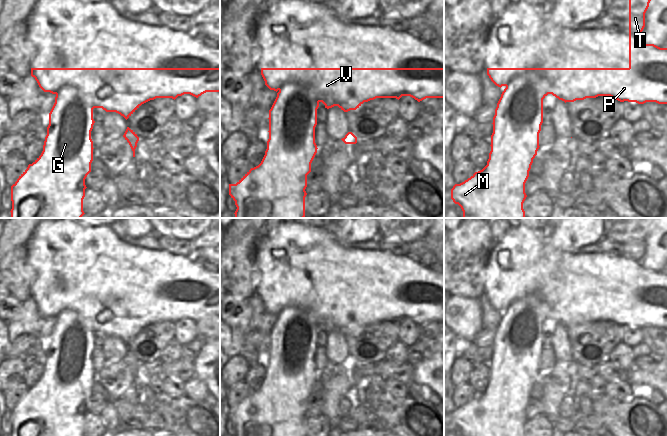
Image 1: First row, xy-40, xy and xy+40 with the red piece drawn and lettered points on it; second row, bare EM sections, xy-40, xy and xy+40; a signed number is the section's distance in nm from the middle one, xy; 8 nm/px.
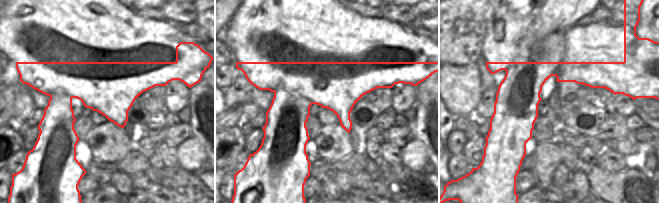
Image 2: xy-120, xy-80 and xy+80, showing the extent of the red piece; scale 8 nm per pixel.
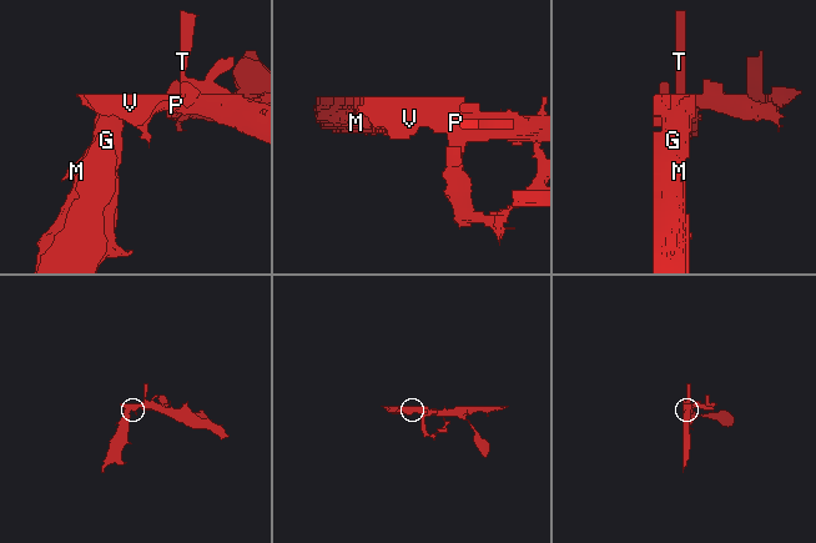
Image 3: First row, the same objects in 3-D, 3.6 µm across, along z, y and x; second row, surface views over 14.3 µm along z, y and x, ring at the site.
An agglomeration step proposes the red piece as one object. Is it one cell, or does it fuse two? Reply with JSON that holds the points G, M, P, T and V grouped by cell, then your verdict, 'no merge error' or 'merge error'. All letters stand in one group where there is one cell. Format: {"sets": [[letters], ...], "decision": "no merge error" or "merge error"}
{"sets": [["G", "M"], ["P", "T", "V"]], "decision": "merge error"}

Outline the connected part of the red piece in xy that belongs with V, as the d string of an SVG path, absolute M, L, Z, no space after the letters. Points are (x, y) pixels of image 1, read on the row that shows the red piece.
M261 68L265 85L274 91L288 82L310 82L319 95L319 102L329 109L338 106L344 112L356 110L364 102L376 98L410 96L418 102L426 98L444 98L444 68Z

